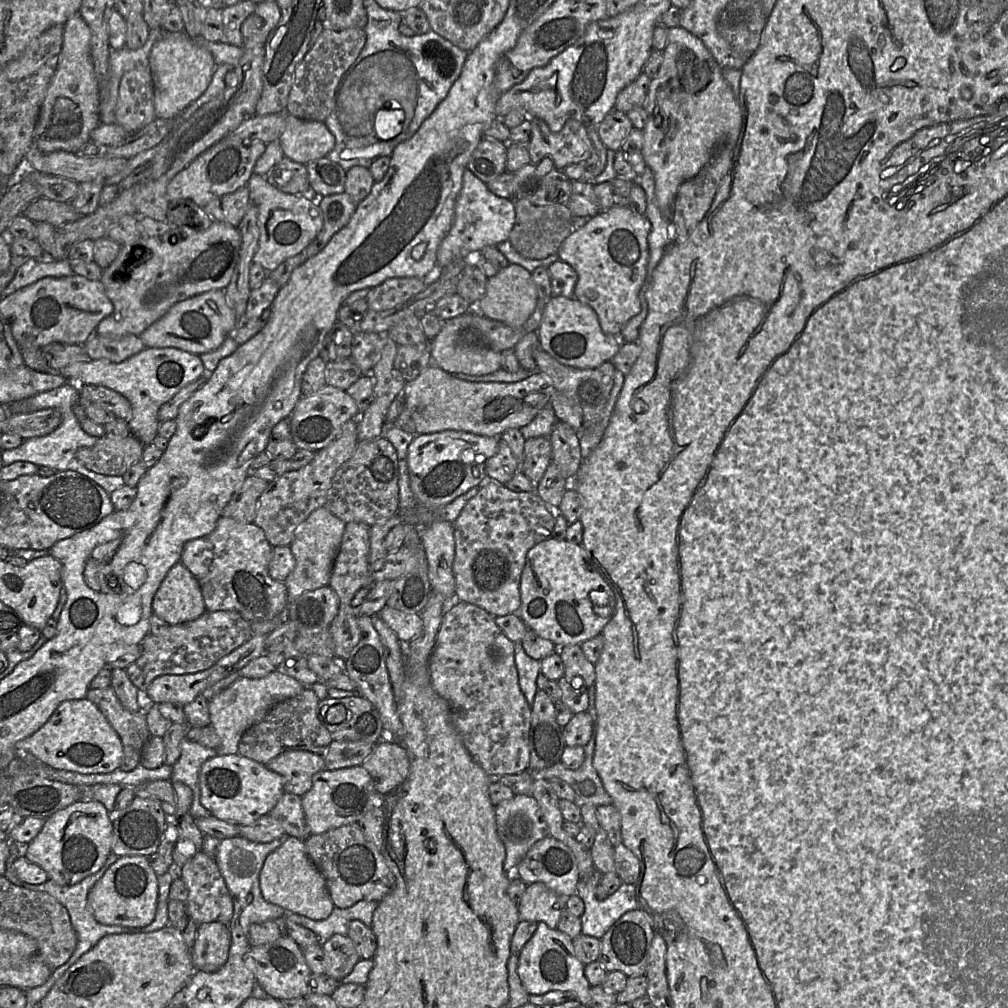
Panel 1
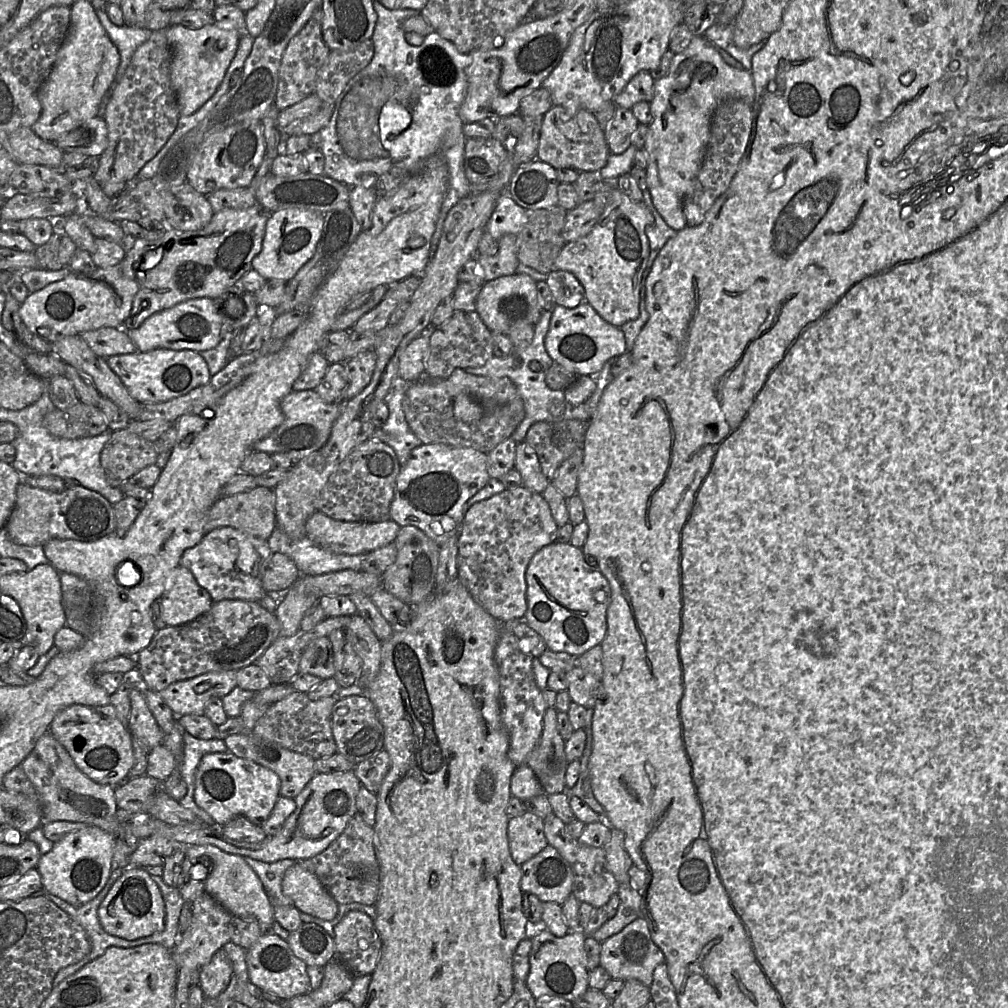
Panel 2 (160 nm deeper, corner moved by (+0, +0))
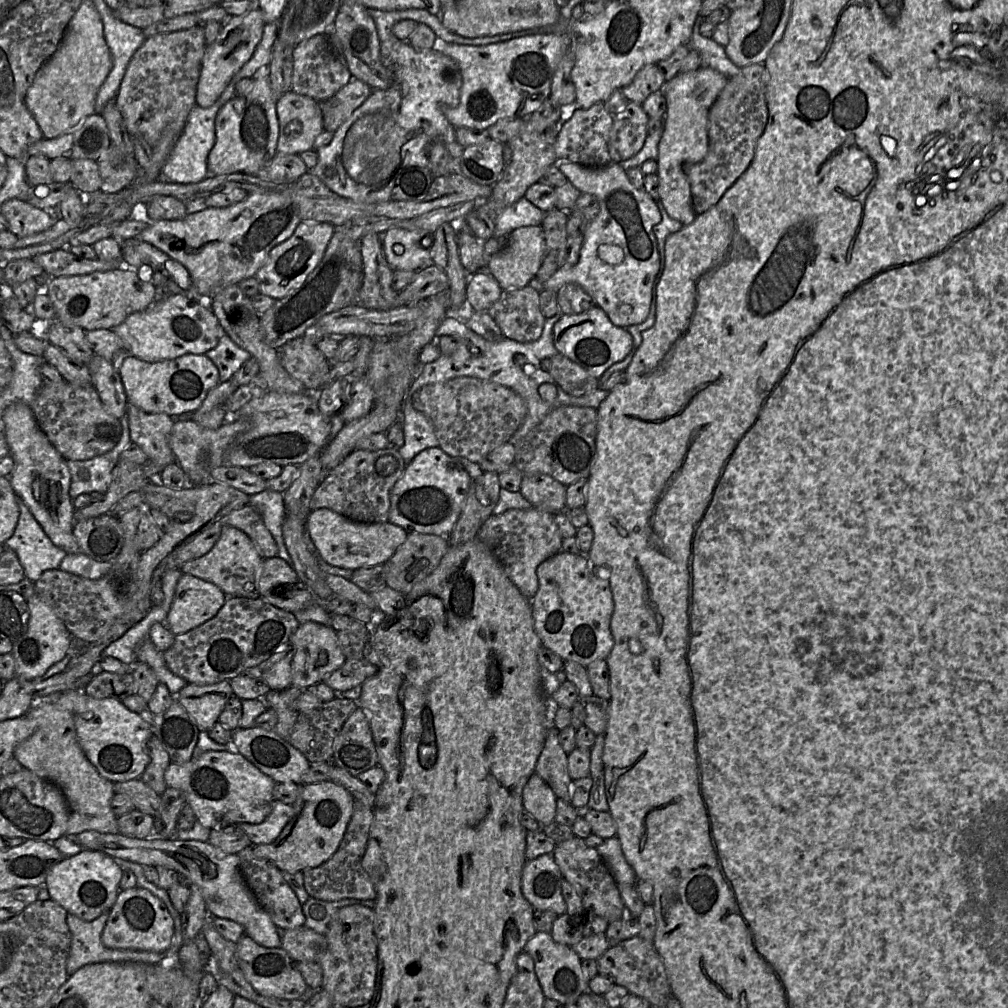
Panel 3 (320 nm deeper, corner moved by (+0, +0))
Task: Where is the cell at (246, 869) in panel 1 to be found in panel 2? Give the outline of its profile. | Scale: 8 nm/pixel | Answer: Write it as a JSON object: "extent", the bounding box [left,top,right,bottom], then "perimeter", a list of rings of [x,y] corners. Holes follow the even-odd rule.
{"extent":[244,857,296,906],"perimeter":[[[244,857],[246,863],[259,877],[263,888],[273,906],[292,906],[291,899],[282,893],[282,879],[288,868],[296,863],[293,859],[283,859],[277,862],[266,863],[250,857]]]}

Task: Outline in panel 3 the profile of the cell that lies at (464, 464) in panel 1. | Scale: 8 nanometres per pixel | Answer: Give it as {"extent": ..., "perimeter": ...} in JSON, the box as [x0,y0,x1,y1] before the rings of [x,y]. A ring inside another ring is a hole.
{"extent":[388,447,482,537],"perimeter":[[[439,447],[421,451],[406,464],[403,475],[391,490],[388,522],[400,526],[407,533],[418,532],[448,537],[461,514],[472,482],[482,473],[479,463],[466,457],[450,456]]]}

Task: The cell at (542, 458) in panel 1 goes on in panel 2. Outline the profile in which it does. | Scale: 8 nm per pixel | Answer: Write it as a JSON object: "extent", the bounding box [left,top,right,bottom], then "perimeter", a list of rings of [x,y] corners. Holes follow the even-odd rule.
{"extent":[525,419,589,481],"perimeter":[[[578,419],[562,421],[539,421],[533,424],[527,432],[525,441],[536,452],[542,472],[553,481],[560,465],[578,449],[584,449],[586,434],[589,429],[589,422]]]}

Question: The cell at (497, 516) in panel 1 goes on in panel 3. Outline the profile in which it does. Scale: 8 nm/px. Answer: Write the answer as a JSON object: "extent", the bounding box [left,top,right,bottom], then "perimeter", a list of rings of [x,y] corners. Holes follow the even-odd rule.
{"extent":[476,507,563,599],"perimeter":[[[536,507],[526,510],[509,509],[501,514],[492,514],[481,525],[476,538],[491,550],[508,578],[527,599],[533,599],[538,590],[537,567],[562,551],[563,539],[554,515]]]}

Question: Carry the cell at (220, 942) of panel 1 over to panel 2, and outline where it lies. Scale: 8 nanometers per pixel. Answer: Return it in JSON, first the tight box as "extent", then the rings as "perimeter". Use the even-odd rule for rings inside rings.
{"extent":[199,949,233,998],"perimeter":[[[220,949],[208,964],[199,970],[199,986],[205,997],[217,998],[229,986],[233,975],[231,961],[223,949]]]}

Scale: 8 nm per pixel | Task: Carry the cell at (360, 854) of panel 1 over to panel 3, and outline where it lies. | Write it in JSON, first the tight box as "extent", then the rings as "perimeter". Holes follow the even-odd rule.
{"extent":[303,800,375,901],"perimeter":[[[354,800],[352,816],[337,851],[321,865],[303,871],[304,888],[309,897],[323,901],[339,901],[341,899],[375,900],[374,885],[362,866],[362,858],[366,852],[373,820],[373,809]]]}

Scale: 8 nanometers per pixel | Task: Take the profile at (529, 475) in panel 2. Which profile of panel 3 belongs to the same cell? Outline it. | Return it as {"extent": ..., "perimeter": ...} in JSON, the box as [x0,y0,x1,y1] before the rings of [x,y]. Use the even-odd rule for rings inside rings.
{"extent":[520,474,567,514],"perimeter":[[[548,474],[523,475],[520,492],[533,507],[551,514],[566,512],[567,486]]]}

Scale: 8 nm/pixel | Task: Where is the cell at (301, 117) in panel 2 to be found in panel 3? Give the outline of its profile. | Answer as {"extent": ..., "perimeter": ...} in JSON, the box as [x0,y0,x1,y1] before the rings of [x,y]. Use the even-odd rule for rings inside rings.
{"extent":[321,79,373,131],"perimeter":[[[352,79],[334,96],[321,104],[324,130],[336,131],[371,95],[373,89],[365,82]]]}

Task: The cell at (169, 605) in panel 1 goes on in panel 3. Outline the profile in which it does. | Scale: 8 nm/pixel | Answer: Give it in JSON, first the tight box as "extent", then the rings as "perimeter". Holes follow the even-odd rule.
{"extent":[165,573,228,634],"perimeter":[[[183,573],[176,588],[165,624],[174,634],[182,634],[213,618],[228,596],[216,585]]]}

